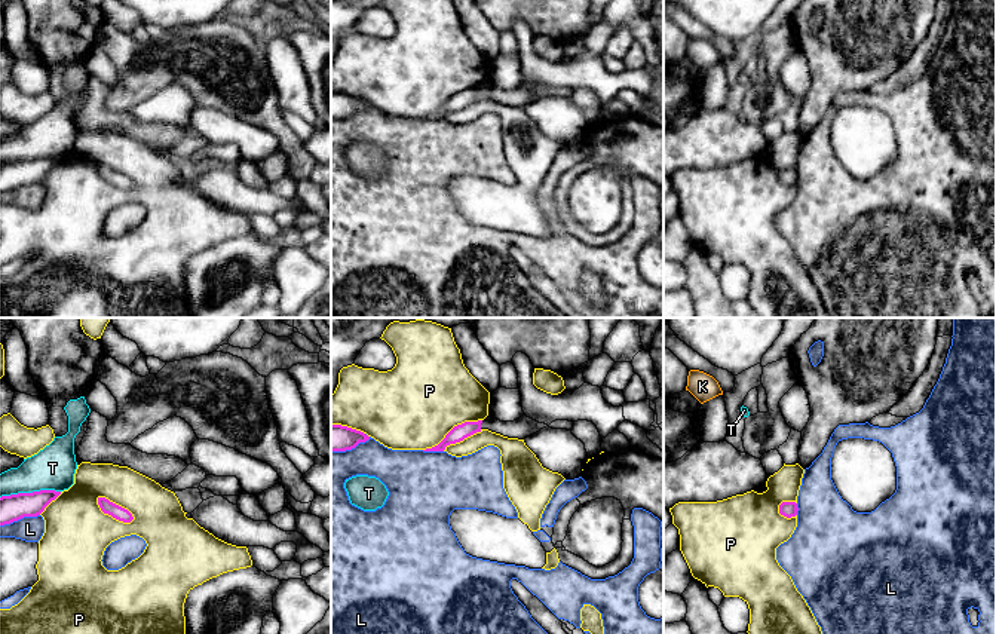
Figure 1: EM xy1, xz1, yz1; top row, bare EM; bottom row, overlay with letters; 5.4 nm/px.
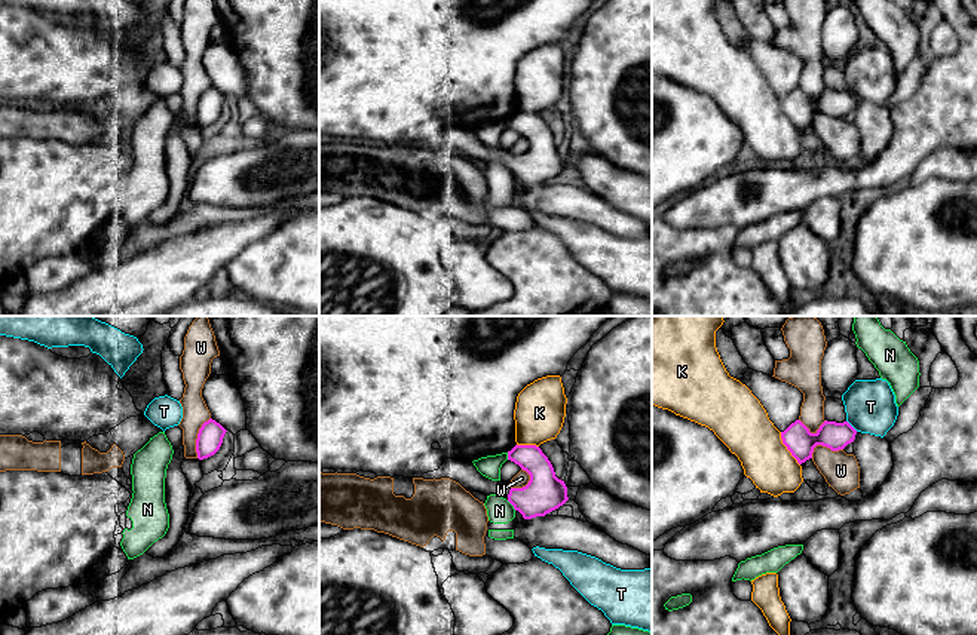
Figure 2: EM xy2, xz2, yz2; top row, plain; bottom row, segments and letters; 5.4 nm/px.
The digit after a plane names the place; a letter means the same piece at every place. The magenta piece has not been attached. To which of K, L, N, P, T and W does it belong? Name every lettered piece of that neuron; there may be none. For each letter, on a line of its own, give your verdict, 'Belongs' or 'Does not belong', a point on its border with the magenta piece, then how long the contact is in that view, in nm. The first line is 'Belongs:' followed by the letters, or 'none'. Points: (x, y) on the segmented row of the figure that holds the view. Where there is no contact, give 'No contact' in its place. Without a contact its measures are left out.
Belongs: none
K: Does not belong. Touches magenta at yz2 (787, 448). Shared border 220 nm
L: Does not belong. Touches magenta at xz1 (432, 450). Shared border 120 nm
N: Does not belong. Touches magenta at xz2 (511, 503). Shared border 80 nm
P: Does not belong. Touches magenta at xy1 (115, 504). Shared border 240 nm
T: Does not belong. Touches magenta at xy1 (30, 493). Shared border 340 nm
W: Does not belong. Touches magenta at xy2 (198, 438). Shared border 240 nm

